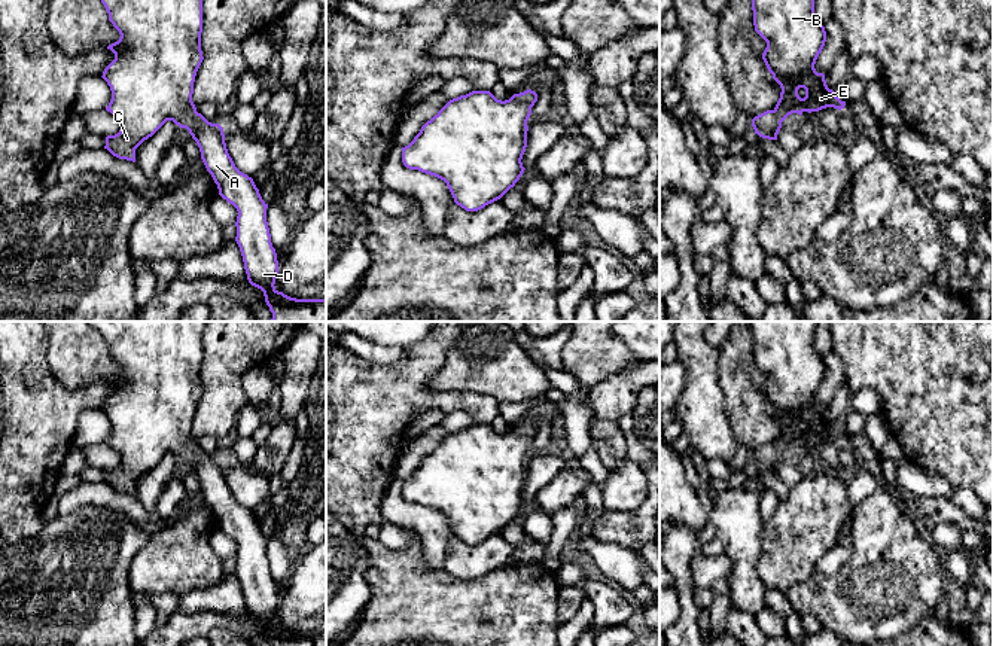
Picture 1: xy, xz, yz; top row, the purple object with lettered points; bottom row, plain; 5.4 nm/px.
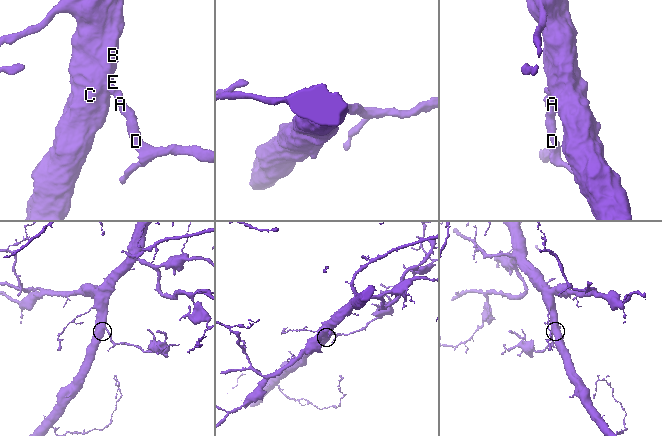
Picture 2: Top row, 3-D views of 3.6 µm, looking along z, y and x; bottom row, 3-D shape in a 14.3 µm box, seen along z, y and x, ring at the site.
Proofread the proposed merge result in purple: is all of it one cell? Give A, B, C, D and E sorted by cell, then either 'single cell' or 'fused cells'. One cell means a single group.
groups A B C D E; single cell

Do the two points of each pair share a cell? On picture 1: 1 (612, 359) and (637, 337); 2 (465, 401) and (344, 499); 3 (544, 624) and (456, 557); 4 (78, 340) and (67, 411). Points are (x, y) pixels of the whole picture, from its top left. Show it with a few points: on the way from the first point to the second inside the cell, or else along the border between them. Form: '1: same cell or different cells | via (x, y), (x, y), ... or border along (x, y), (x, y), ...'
1: different cells | border along (618, 337), (642, 362)
2: same cell | via (428, 401), (414, 401), (353, 462)
3: different cells | border along (506, 563), (474, 578), (457, 578), (445, 569)
4: different cells | border along (46, 362), (66, 386), (104, 381)

